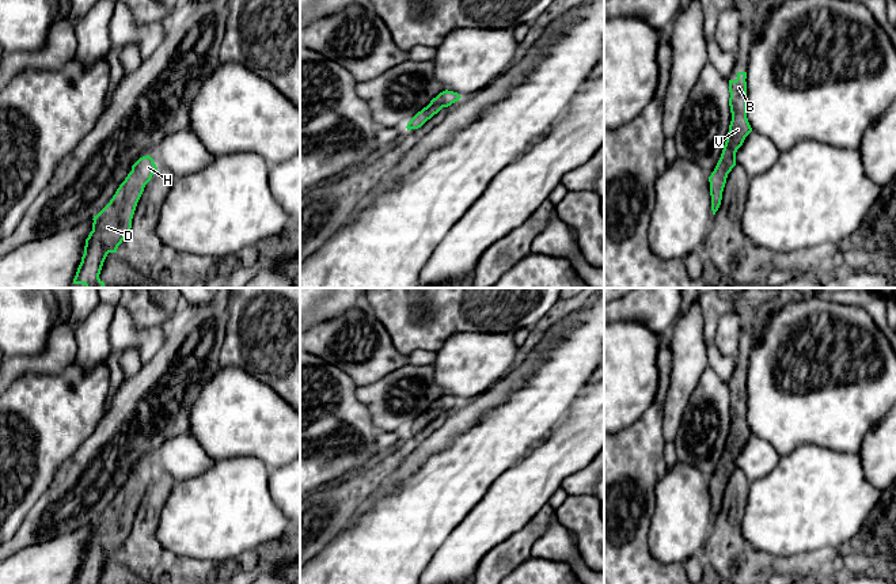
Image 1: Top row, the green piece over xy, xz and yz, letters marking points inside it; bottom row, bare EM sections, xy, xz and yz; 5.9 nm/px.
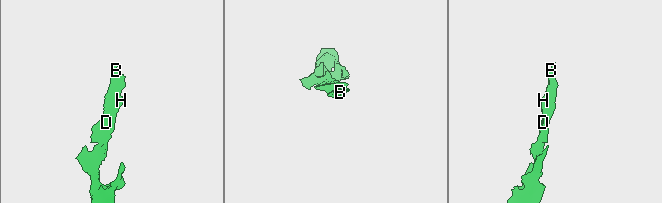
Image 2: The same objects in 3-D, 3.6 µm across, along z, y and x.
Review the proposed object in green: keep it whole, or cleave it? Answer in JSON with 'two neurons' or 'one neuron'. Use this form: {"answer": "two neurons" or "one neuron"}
{"answer": "one neuron"}

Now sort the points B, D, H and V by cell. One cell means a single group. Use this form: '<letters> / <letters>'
B D H V

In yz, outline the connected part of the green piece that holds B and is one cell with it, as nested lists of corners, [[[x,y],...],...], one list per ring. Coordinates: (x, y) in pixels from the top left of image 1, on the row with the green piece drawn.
[[[739,72],[736,75],[736,80],[729,80],[729,106],[732,113],[729,132],[721,158],[709,177],[713,215],[715,215],[721,205],[728,174],[736,166],[736,152],[743,145],[745,137],[752,132],[747,118],[747,72]]]

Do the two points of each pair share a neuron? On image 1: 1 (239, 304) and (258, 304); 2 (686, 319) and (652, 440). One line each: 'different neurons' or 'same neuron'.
1: same neuron
2: different neurons

